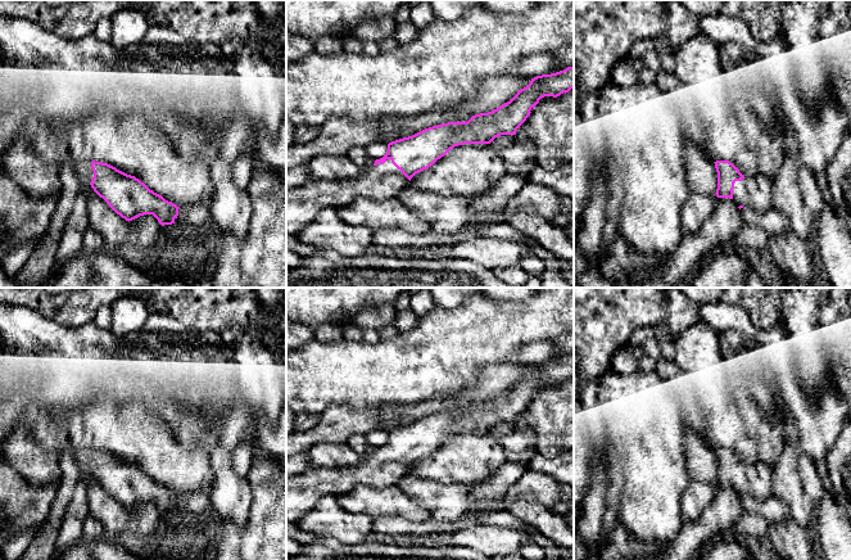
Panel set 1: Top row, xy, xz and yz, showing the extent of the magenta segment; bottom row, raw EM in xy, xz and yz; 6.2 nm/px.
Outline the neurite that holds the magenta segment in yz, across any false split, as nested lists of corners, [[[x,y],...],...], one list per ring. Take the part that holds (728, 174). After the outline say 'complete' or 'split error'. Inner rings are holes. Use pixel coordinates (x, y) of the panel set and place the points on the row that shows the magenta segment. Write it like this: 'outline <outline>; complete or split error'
outline [[[716,161],[718,198],[732,199],[738,208],[750,207],[760,213],[771,208],[771,179],[762,173],[744,177],[729,161]]]; split error

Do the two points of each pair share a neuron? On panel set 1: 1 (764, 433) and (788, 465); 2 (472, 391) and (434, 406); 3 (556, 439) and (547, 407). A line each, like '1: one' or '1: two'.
1: two
2: one
3: one

